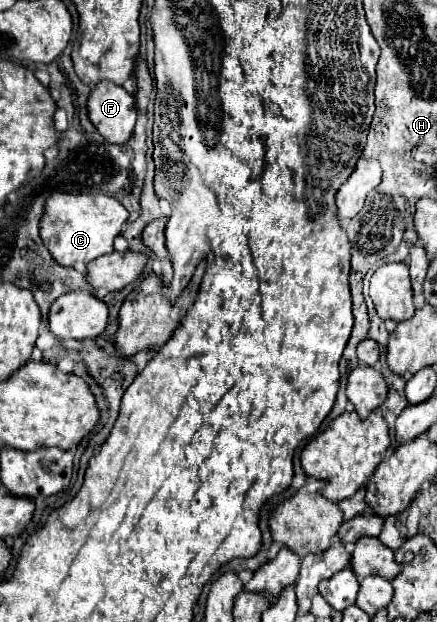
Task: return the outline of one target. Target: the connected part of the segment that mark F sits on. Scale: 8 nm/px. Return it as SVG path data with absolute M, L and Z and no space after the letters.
M99 81L87 101L89 119L97 131L115 145L123 145L133 135L137 121L135 97L111 81Z

